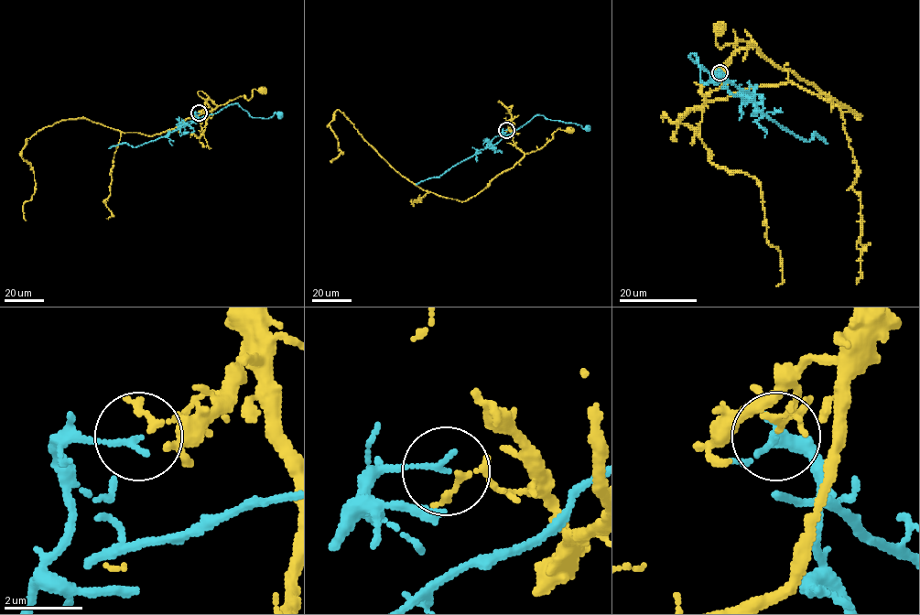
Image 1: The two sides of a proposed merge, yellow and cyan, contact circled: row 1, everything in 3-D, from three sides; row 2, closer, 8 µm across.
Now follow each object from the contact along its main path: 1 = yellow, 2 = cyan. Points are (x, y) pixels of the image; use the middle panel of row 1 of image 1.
1: (506, 130), (513, 133), (516, 146), (526, 154), (540, 149), (559, 128), (570, 129)
2: (506, 130), (490, 142), (492, 146), (537, 114), (589, 128)

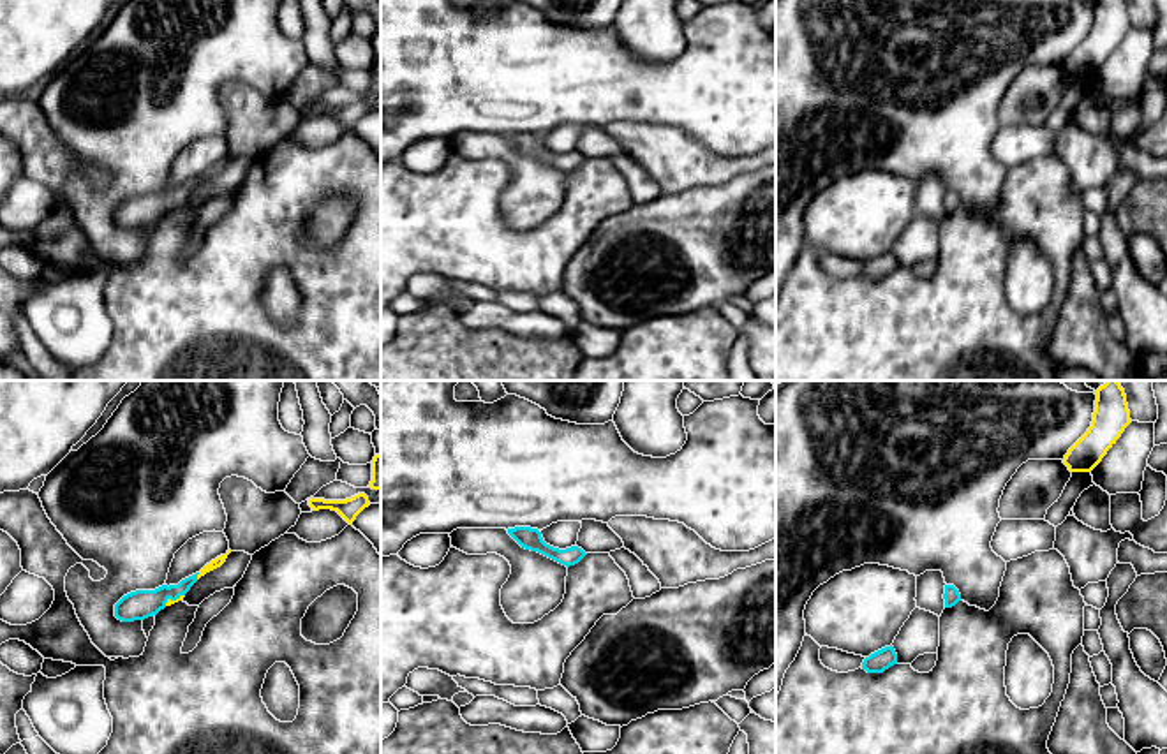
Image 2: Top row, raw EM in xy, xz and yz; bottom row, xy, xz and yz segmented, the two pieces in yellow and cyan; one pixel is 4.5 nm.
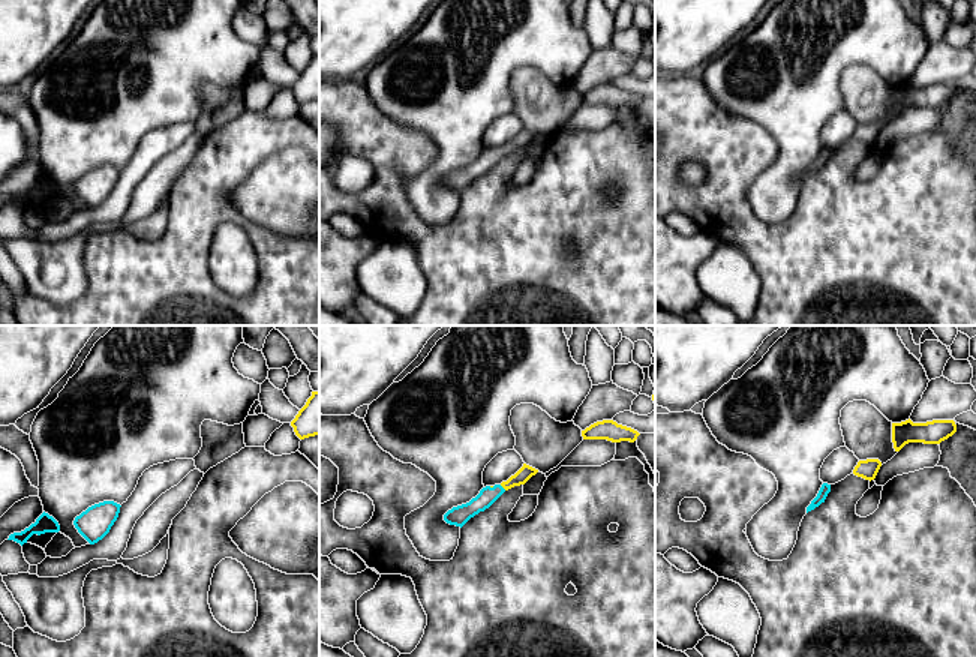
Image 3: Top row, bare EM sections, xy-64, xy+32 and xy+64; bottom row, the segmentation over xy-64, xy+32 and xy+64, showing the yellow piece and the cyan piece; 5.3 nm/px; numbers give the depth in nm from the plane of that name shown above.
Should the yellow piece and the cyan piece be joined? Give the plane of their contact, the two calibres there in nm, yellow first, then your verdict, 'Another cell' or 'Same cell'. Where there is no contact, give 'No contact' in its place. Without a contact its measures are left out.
Touches yellow in xy. Thickness 50 nm (yellow) against 110 nm. Another cell

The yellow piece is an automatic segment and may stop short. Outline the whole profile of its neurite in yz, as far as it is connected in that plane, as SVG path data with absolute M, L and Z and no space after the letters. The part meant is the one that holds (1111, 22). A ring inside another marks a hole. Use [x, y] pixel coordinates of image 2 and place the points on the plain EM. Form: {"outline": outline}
{"outline": "M1096 0L1088 37L1068 55L1070 78L1091 78L1132 28L1126 0Z"}

